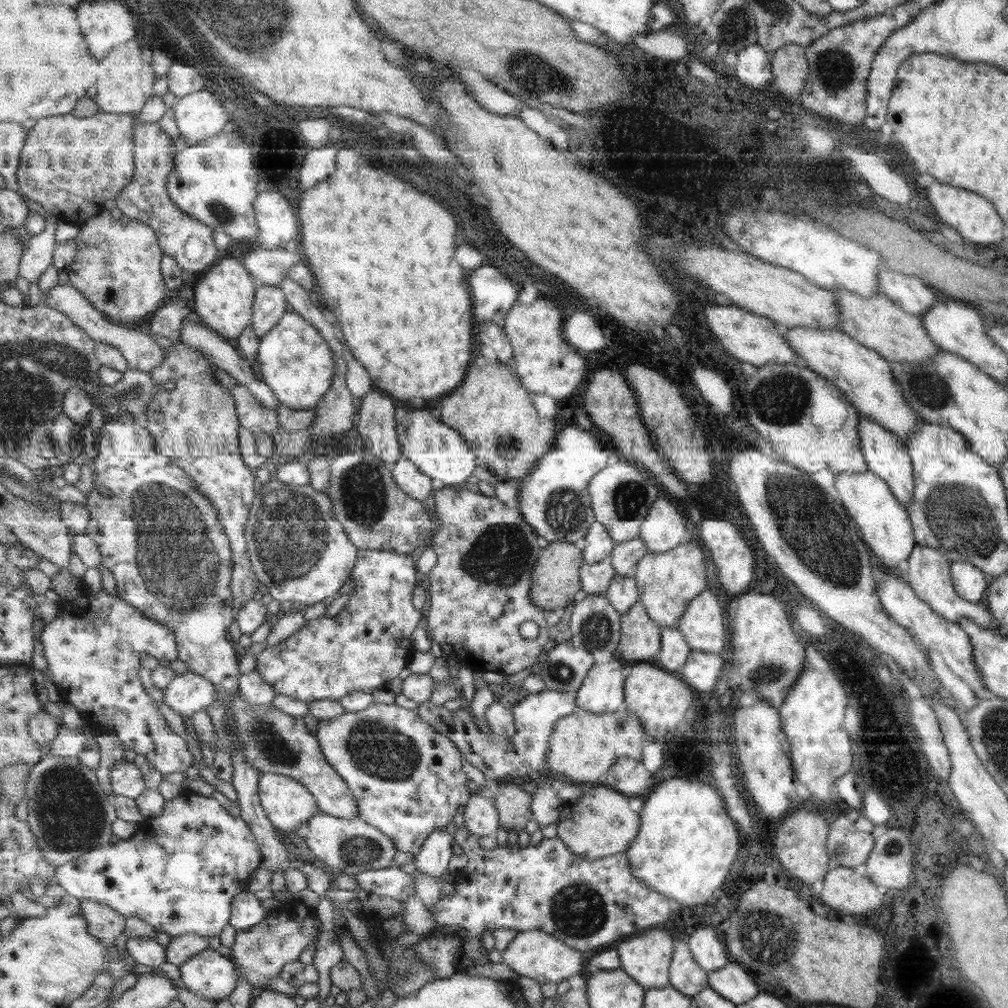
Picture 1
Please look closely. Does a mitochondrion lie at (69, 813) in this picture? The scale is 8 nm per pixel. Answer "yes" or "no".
yes

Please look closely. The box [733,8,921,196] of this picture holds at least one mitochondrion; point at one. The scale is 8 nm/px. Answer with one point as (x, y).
(834, 69)

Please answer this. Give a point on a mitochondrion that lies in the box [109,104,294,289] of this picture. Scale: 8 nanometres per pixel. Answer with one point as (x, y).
(222, 208)

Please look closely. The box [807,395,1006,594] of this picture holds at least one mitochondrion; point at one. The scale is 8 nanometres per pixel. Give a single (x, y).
(960, 519)

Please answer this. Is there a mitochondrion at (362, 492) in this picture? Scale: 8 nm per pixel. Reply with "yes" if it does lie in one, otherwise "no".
yes

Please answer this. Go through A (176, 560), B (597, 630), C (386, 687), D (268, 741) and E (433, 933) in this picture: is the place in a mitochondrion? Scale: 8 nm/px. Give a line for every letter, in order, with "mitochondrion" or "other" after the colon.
A: mitochondrion
B: mitochondrion
C: other
D: mitochondrion
E: other

